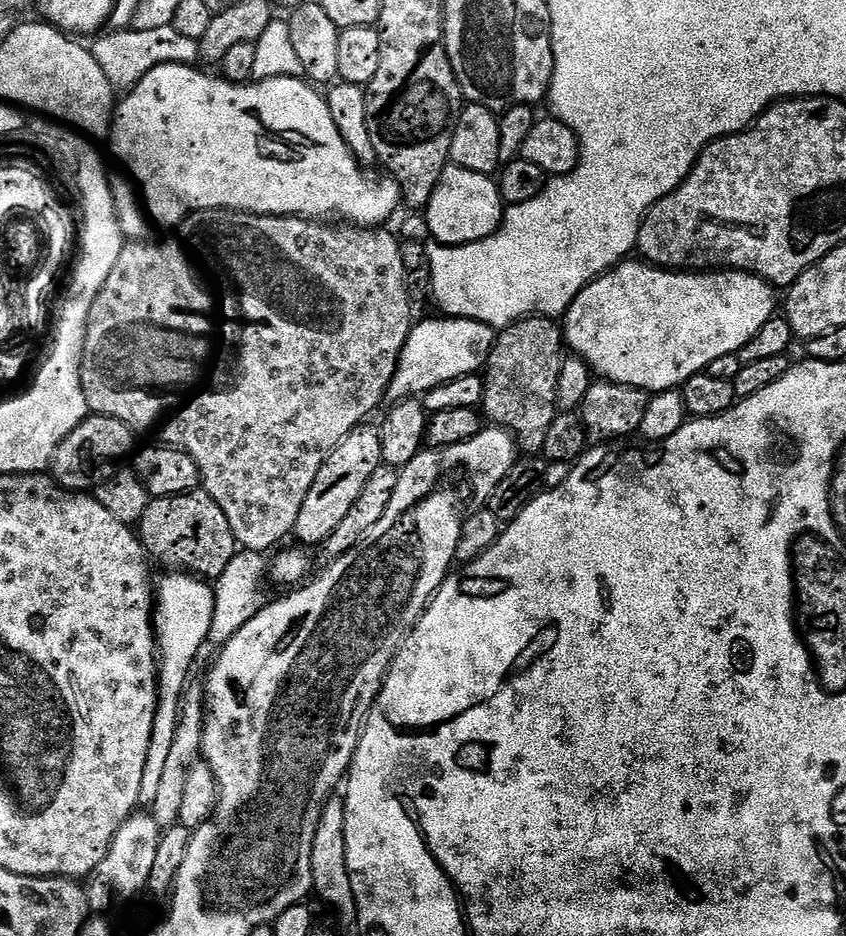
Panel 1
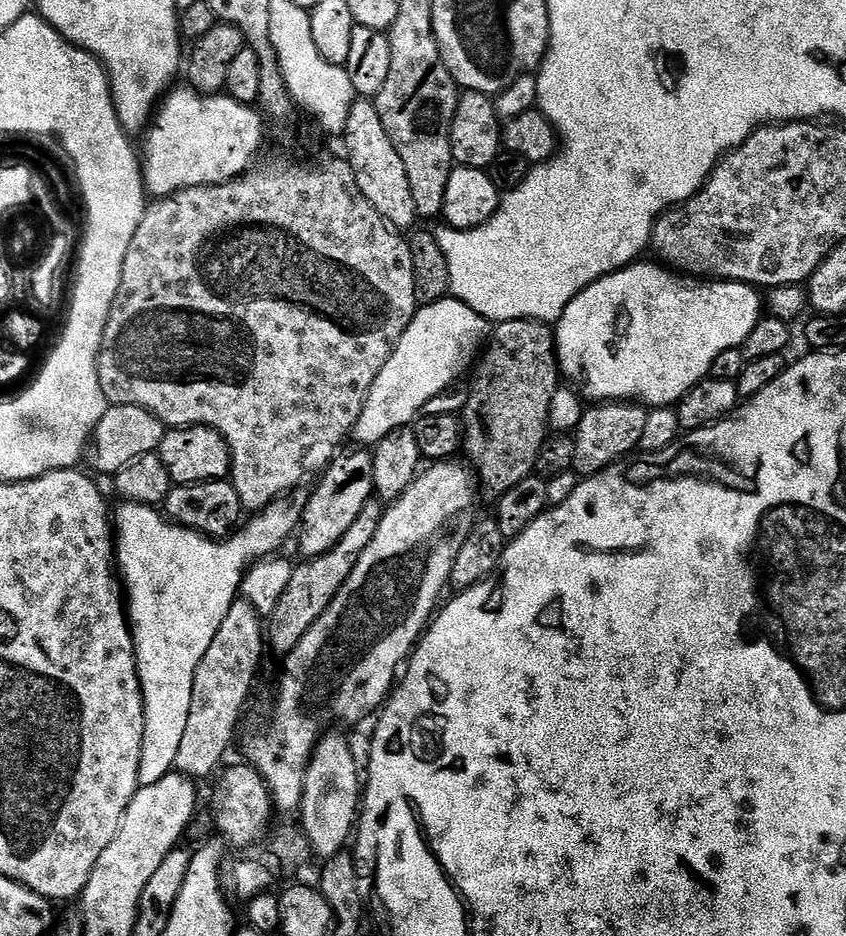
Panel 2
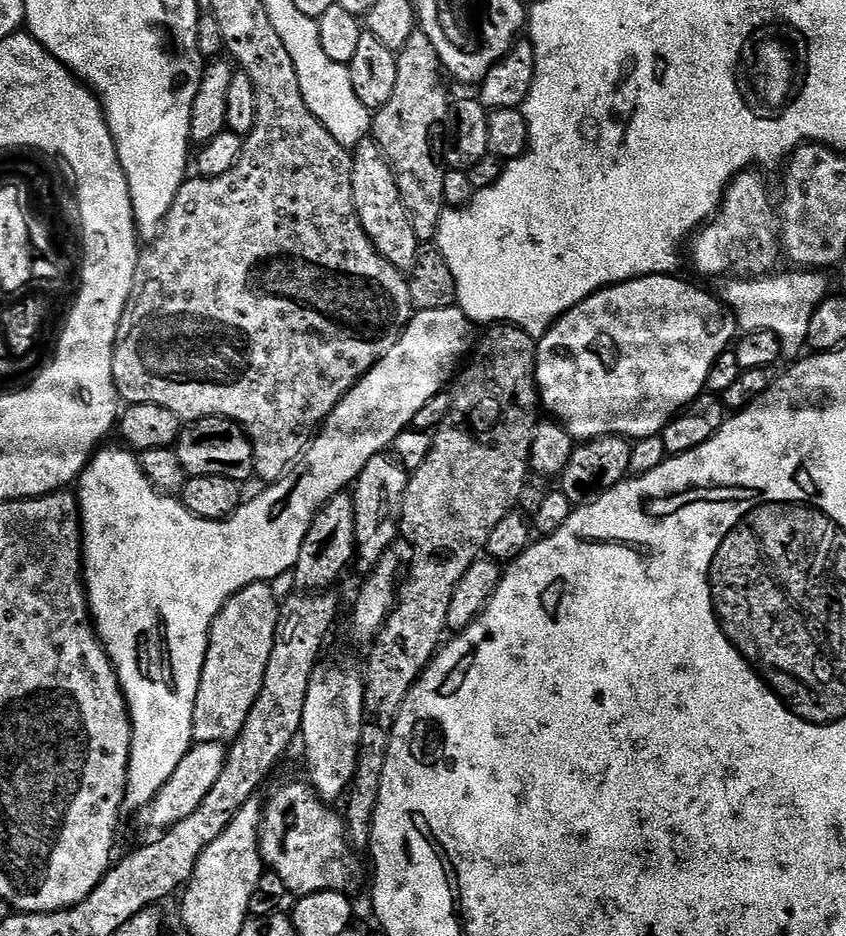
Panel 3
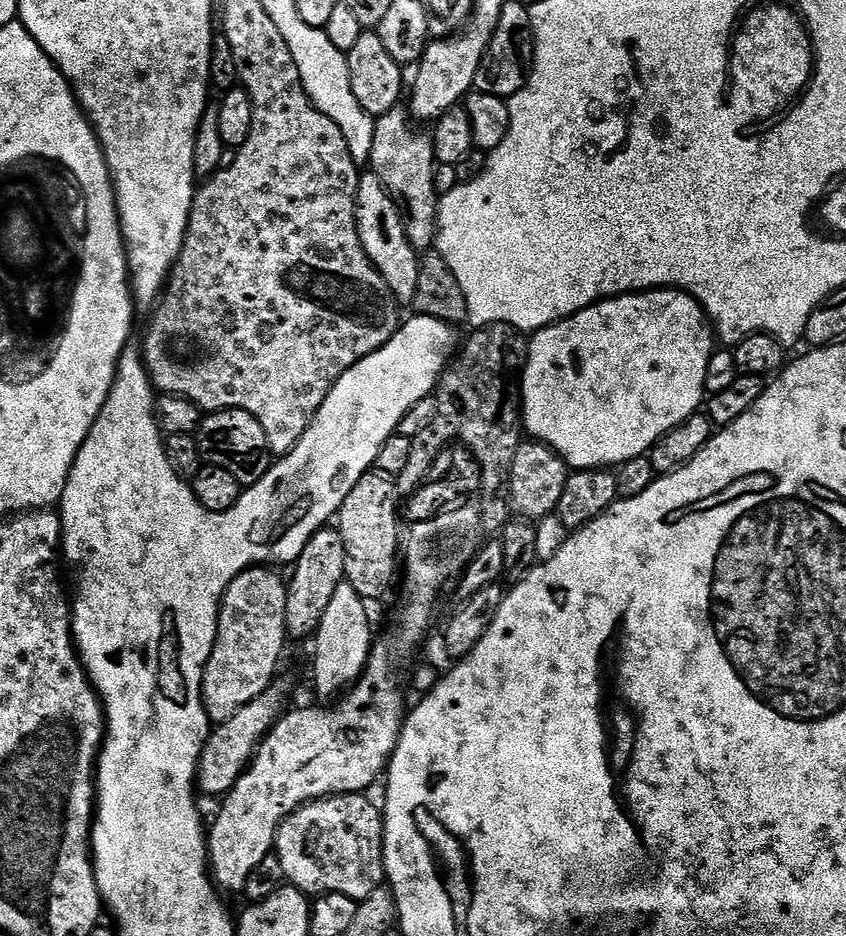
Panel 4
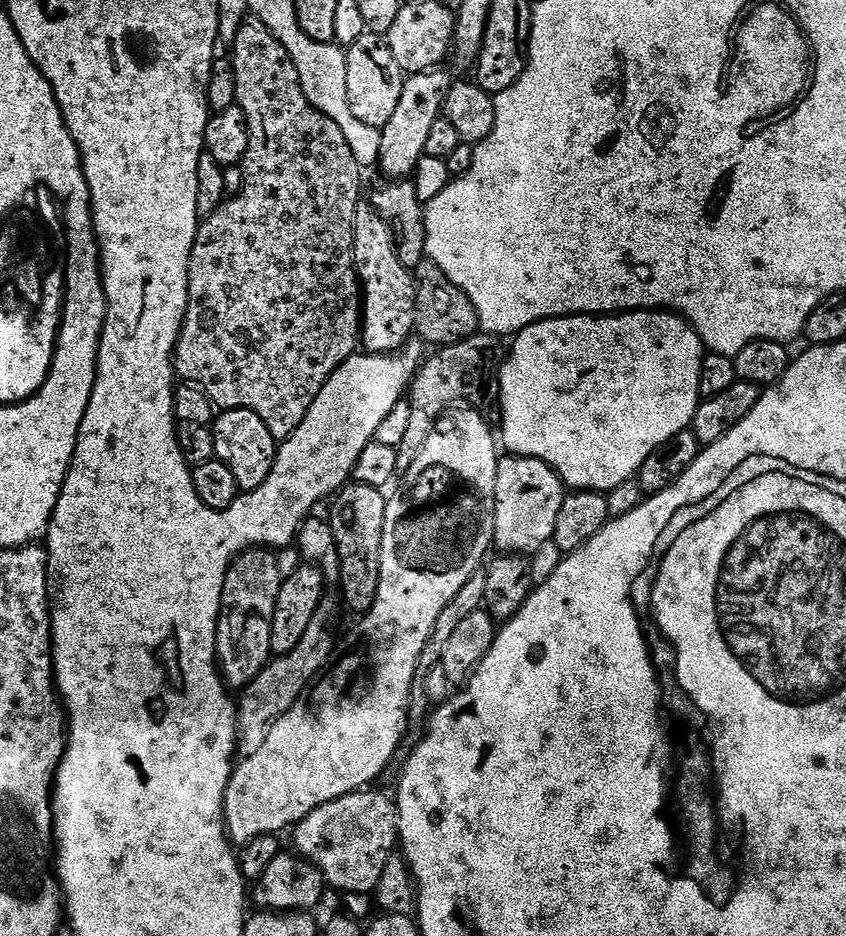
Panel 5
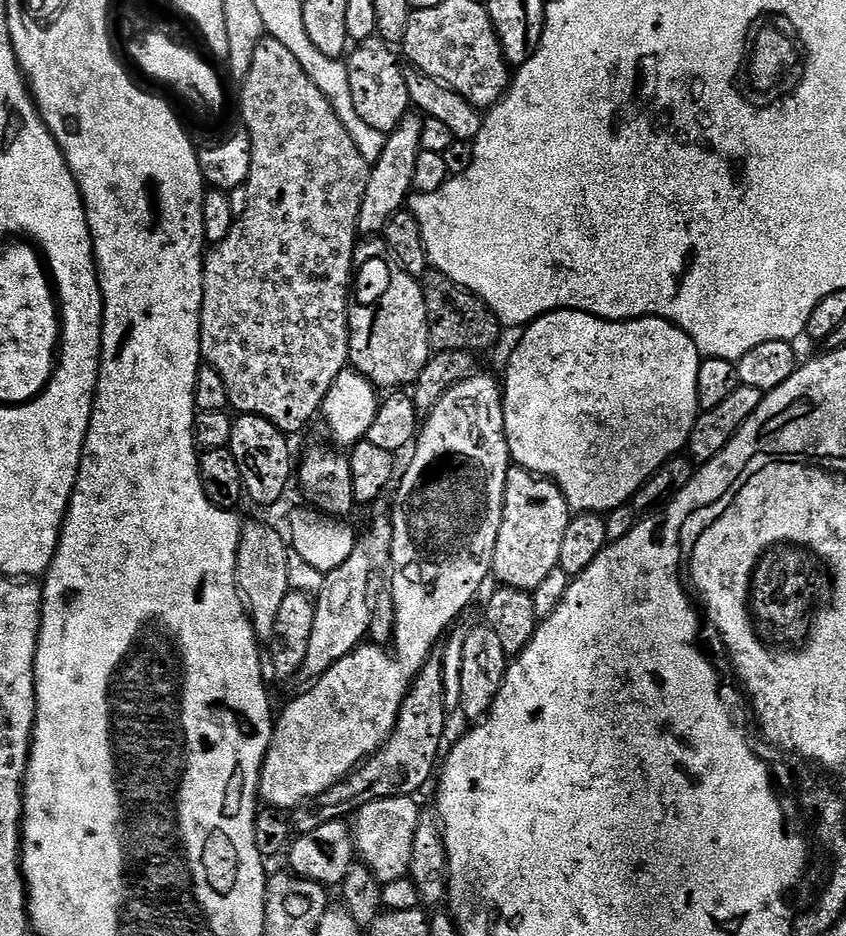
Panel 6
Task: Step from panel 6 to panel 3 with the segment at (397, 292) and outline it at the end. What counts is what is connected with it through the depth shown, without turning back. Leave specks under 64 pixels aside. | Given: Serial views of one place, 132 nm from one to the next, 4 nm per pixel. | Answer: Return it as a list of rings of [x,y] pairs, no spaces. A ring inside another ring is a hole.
[[[375,139],[363,140],[352,152],[352,189],[360,225],[362,230],[366,230],[374,250],[378,250],[378,254],[382,254],[382,258],[386,258],[386,262],[395,268],[411,270],[421,241],[416,239],[414,226],[410,226],[410,218],[406,214],[390,162]]]

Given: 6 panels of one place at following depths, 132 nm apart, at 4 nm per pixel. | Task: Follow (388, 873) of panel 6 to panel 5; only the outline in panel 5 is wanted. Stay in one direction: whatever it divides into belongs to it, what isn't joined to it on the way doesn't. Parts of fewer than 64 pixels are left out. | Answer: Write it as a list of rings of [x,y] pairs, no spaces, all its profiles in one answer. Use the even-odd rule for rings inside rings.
[[[361,790],[359,792],[351,792],[342,798],[338,798],[334,802],[326,802],[326,806],[318,806],[318,810],[314,810],[307,816],[307,818],[300,824],[295,825],[294,833],[296,832],[296,848],[295,851],[303,856],[305,860],[309,860],[311,864],[316,865],[323,873],[325,881],[329,885],[332,884],[336,888],[341,888],[341,893],[347,894],[350,892],[362,892],[365,894],[372,894],[380,887],[380,879],[382,878],[382,870],[386,870],[386,862],[398,848],[398,837],[400,834],[400,814],[396,810],[396,801],[391,795],[388,796],[384,792],[372,792],[376,790]]]

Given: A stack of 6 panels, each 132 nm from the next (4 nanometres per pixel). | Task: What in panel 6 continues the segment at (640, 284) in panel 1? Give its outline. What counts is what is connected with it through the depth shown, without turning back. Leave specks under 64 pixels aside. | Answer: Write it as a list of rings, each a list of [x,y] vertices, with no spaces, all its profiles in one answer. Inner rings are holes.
[[[562,308],[558,312],[548,312],[539,316],[523,329],[524,337],[516,344],[512,357],[508,360],[508,377],[503,377],[504,429],[511,463],[527,472],[546,476],[553,480],[568,499],[573,513],[598,512],[607,514],[613,508],[627,505],[636,491],[655,474],[670,457],[685,451],[690,430],[694,426],[700,403],[698,402],[698,370],[701,355],[698,346],[676,324],[657,316],[640,316],[637,320],[603,320],[588,312],[576,312],[572,308]]]

